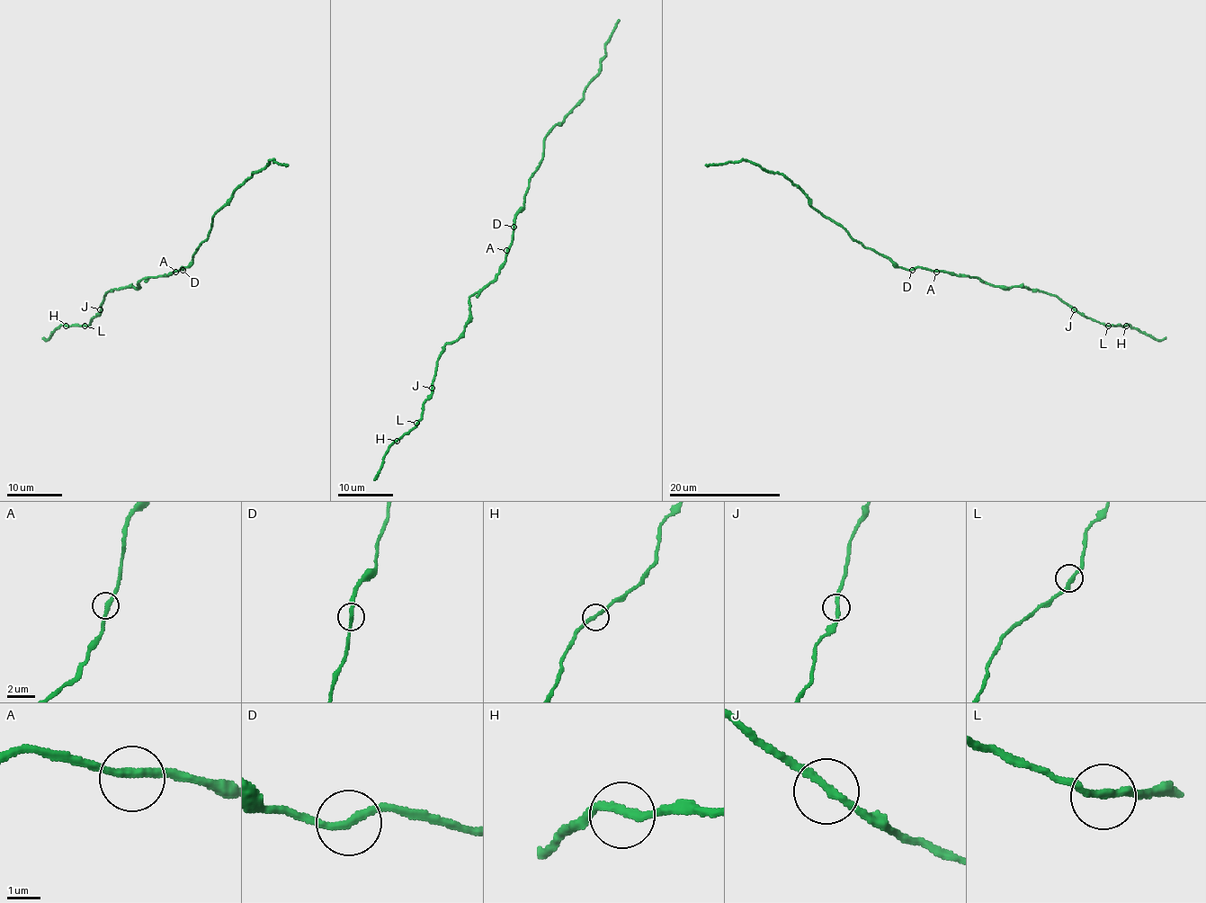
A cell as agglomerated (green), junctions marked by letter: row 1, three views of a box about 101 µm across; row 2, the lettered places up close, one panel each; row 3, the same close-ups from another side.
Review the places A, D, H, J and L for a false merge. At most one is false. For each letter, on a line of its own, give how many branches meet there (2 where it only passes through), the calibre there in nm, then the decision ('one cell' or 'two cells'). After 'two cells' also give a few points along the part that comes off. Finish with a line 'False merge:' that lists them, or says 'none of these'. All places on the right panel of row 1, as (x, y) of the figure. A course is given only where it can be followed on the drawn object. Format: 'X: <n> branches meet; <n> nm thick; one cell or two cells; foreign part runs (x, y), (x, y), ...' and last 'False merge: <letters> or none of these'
A: 2 branches meet; 260 nm thick; one cell
D: 2 branches meet; 240 nm thick; two cells; foreign part runs (913, 269), (898, 268), (865, 248), (824, 216), (781, 174), (765, 172), (747, 161), (705, 164)
H: 2 branches meet; 240 nm thick; one cell
J: 2 branches meet; 240 nm thick; one cell
L: 2 branches meet; 240 nm thick; one cell
False merge: D

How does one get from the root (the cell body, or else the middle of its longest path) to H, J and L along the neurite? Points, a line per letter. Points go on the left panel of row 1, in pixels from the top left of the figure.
H: (178, 271), (143, 277), (136, 287), (112, 289), (104, 295), (102, 310), (87, 325), (66, 326)
J: (178, 271), (143, 277), (136, 287), (110, 290), (104, 295), (100, 309)
L: (178, 271), (143, 277), (136, 287), (110, 290), (104, 295), (102, 310), (84, 326)

